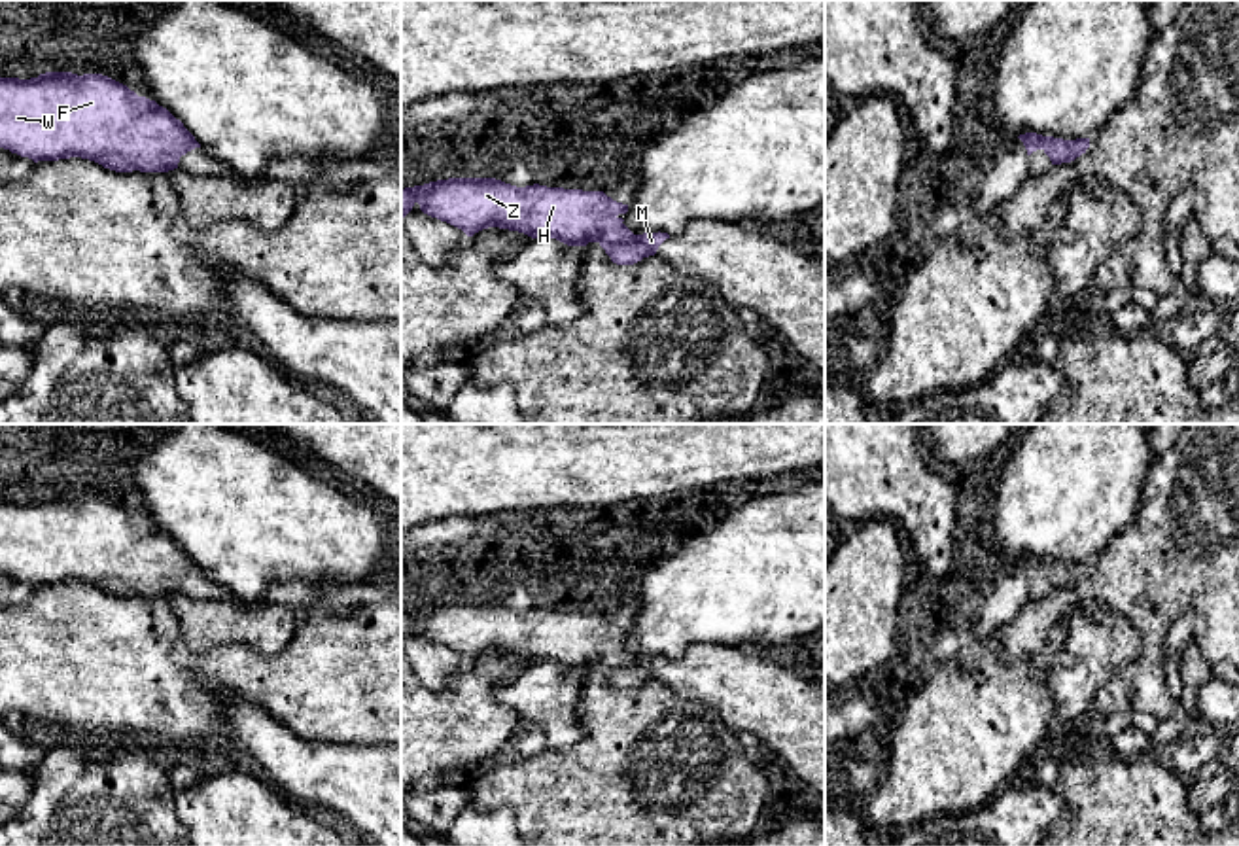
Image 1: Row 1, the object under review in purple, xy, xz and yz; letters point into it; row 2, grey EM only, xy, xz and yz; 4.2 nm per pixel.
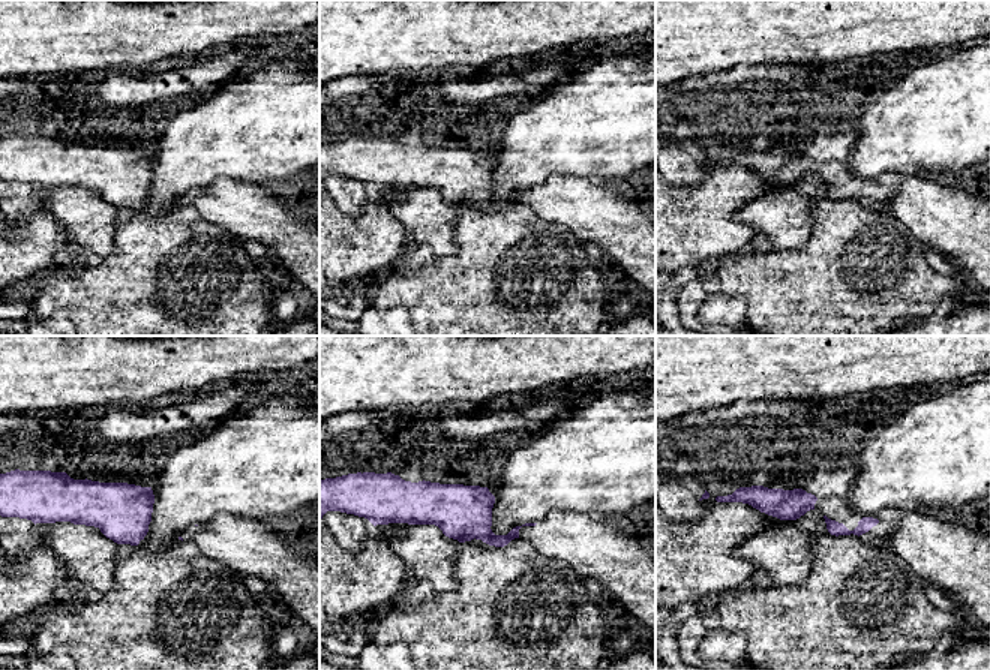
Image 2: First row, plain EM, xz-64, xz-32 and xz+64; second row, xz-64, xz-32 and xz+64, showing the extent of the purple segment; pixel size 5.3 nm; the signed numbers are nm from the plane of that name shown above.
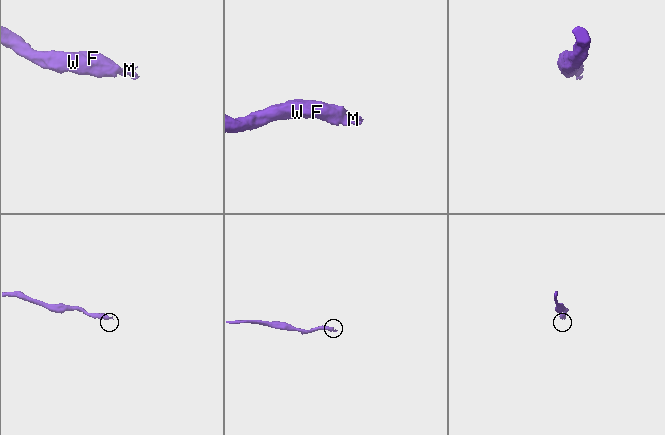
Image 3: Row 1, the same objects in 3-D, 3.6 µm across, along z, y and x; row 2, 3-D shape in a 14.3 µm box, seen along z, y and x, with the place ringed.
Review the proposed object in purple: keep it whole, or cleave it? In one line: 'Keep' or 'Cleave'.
Keep

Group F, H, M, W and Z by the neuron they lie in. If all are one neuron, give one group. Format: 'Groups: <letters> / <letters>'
Groups: F H M W Z

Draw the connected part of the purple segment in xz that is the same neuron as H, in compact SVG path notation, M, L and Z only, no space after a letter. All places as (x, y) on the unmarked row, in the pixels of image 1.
M448 602L401 613L401 645L414 628L467 661L499 651L567 670L598 666L617 689L654 679L668 657L634 659L622 645L628 628L603 615L547 609L516 611L496 602Z

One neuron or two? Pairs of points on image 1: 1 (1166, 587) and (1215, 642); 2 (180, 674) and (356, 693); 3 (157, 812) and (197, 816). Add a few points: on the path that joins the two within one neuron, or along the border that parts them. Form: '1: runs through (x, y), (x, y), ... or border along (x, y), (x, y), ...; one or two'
1: runs through (1183, 591), (1215, 625); one
2: runs through (224, 672), (248, 672), (288, 686), (313, 686); one
3: border along (174, 793), (174, 814), (184, 826); two

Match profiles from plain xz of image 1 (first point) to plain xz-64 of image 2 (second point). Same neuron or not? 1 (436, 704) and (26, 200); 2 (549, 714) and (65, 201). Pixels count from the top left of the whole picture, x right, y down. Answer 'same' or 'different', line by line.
1: different
2: same

